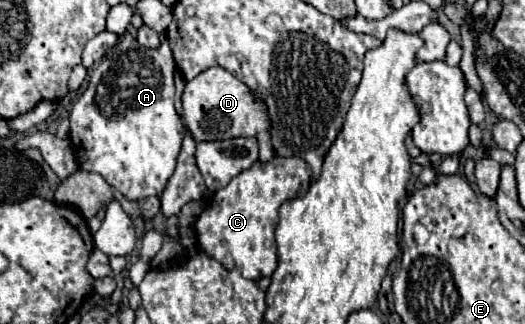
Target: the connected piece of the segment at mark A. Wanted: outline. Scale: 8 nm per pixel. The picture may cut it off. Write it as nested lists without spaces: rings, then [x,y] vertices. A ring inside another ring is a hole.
[[[123,36],[117,46],[113,46],[101,60],[97,68],[89,74],[87,90],[71,106],[71,144],[75,146],[75,156],[81,168],[99,172],[113,188],[117,188],[129,200],[141,200],[145,196],[161,196],[167,180],[175,170],[175,160],[183,140],[183,120],[175,112],[175,62],[169,52],[167,40],[155,50],[141,48],[133,36]]]

